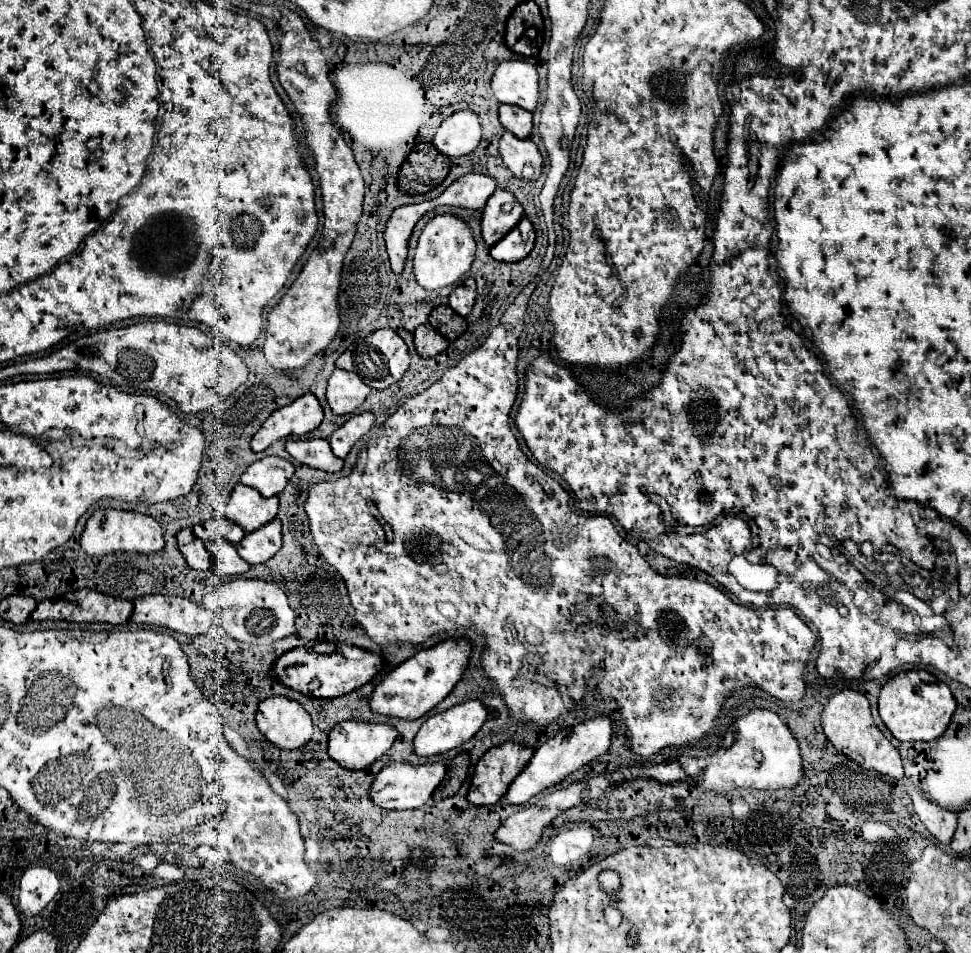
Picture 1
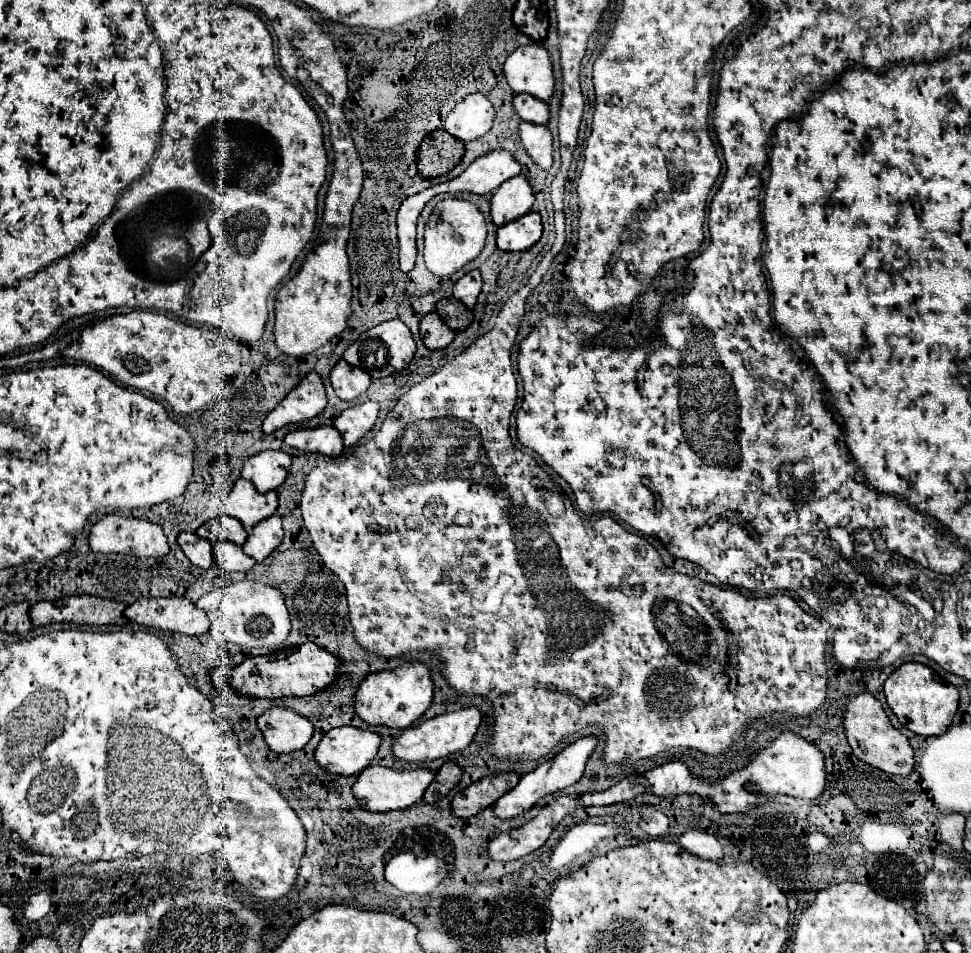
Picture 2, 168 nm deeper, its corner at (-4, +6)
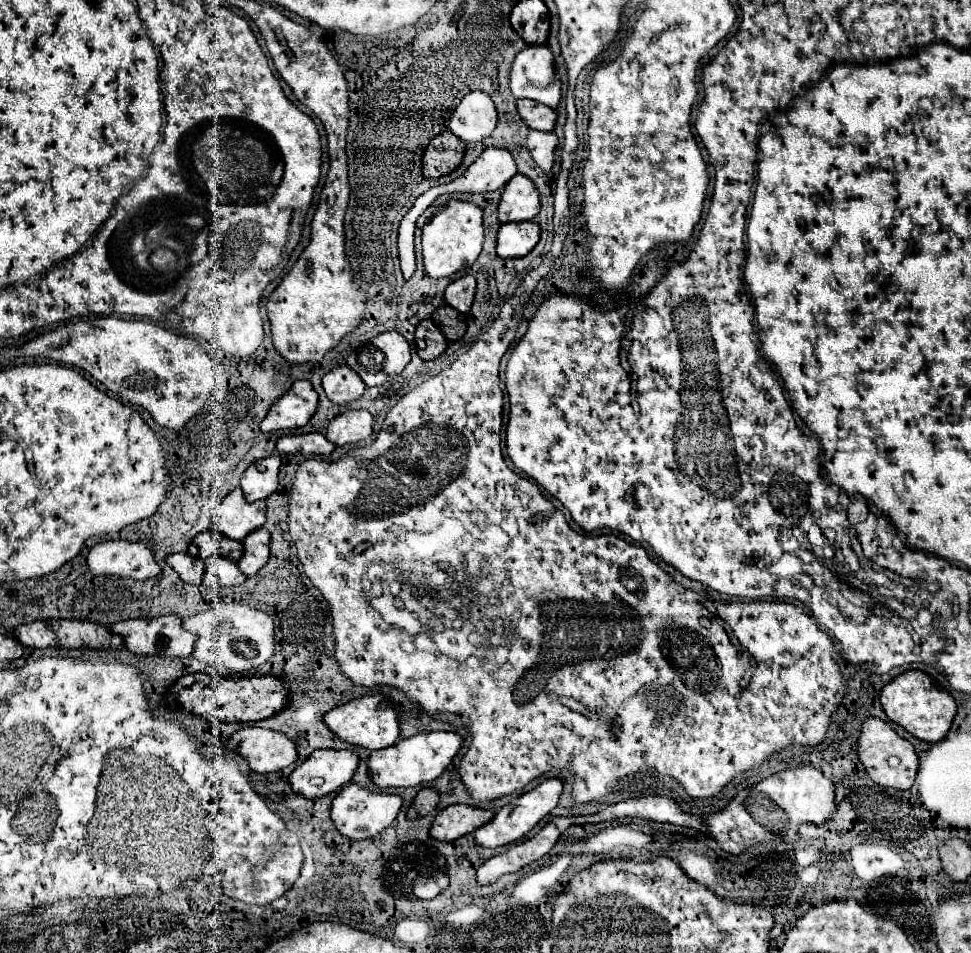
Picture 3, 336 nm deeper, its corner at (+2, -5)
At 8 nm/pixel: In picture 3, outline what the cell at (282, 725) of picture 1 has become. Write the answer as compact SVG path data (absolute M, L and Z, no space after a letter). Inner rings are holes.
M243 727L231 735L227 745L245 757L249 767L257 773L281 771L297 761L295 743L275 729Z

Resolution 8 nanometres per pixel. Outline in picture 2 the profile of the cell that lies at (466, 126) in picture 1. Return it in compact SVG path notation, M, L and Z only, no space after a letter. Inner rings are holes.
M481 92L467 94L445 120L445 130L455 138L469 142L485 136L495 118L493 104Z

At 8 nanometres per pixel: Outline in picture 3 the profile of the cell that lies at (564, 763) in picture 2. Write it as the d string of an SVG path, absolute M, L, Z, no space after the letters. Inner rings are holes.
M551 777L543 783L539 783L535 789L527 791L527 793L521 793L519 797L515 797L511 803L507 803L505 807L501 807L495 817L481 825L477 831L475 831L475 841L483 847L499 847L499 845L507 845L507 843L513 843L517 839L521 839L523 835L527 835L545 815L549 815L559 799L561 799L561 791L563 791L563 779L559 777Z

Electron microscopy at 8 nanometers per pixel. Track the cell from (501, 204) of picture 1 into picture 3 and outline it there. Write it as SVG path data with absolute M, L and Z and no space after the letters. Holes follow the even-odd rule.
M515 175L503 189L497 213L501 223L533 219L539 213L539 193L535 185L525 175Z

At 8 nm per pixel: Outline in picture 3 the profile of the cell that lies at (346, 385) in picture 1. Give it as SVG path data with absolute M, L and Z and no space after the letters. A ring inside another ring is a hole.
M341 365L323 377L323 389L335 405L345 405L363 395L365 383L347 365Z

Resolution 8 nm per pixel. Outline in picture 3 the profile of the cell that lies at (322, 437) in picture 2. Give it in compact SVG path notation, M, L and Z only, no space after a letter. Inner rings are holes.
M321 433L285 435L277 441L277 451L281 455L331 455L333 449L335 445Z

